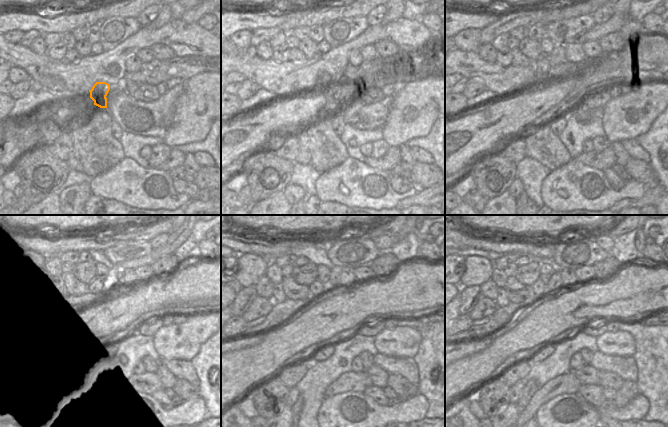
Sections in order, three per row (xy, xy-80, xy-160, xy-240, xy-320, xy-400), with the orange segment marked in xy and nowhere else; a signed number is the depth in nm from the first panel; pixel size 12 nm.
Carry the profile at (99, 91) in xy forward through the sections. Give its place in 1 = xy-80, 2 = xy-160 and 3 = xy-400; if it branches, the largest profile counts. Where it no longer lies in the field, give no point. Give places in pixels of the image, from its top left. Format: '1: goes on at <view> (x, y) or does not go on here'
1: goes on at xy-80 (323, 82)
2: goes on at xy-160 (542, 66)
3: goes on at xy-400 (539, 288)

